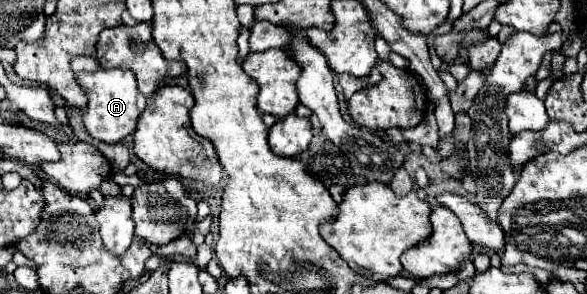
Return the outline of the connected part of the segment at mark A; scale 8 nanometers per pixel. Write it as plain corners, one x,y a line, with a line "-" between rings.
99,68
97,72
77,74
77,80
81,88
87,90
87,96
89,96
83,124
95,140
115,144
115,142
121,142
127,134
133,134
135,122
139,118
139,110
137,110
137,84
135,84
135,76
131,70

